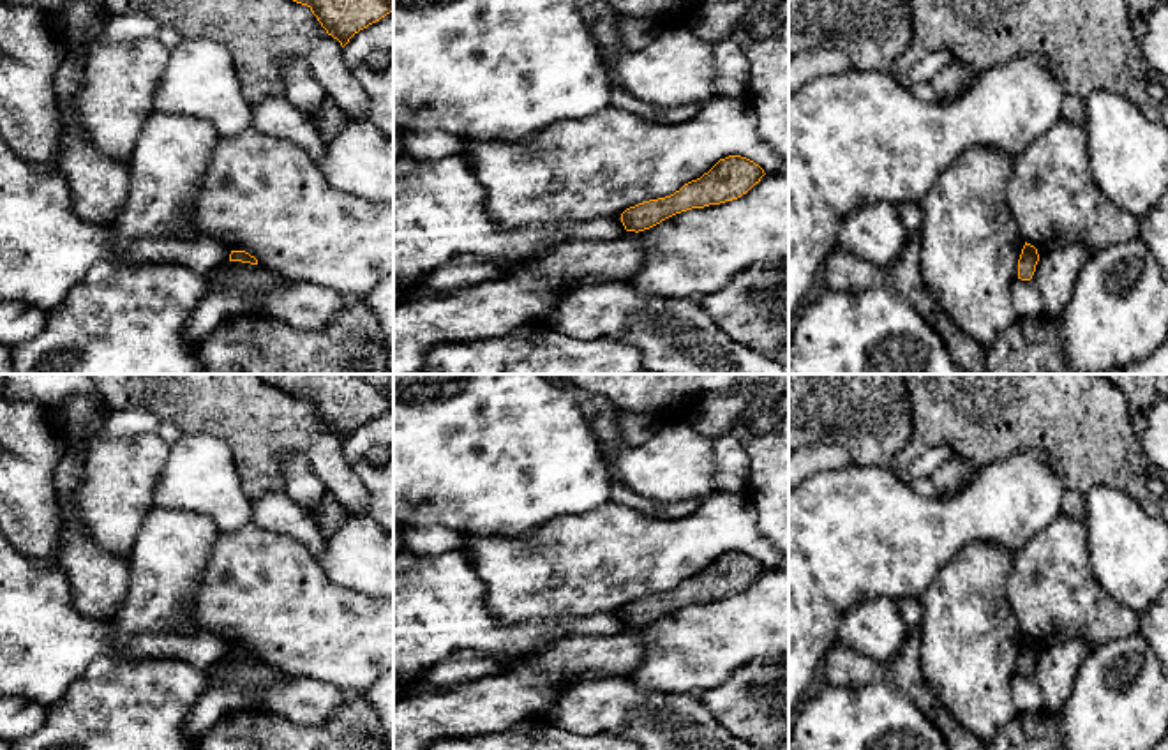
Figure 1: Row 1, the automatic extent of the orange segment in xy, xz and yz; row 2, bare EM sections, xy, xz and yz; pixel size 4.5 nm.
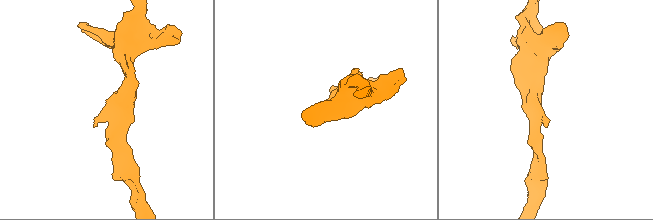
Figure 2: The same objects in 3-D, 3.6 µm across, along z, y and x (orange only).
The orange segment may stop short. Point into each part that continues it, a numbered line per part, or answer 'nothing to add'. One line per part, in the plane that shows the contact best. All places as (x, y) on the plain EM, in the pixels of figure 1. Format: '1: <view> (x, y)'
nothing to add

